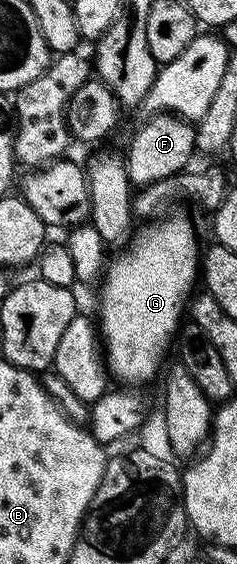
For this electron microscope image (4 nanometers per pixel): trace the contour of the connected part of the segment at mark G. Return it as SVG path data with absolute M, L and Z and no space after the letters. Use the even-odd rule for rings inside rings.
M174 214L140 225L143 227L116 253L120 254L106 263L98 283L97 330L105 351L105 369L123 384L147 382L164 369L163 357L176 341L201 274L201 245L195 239L195 226Z

